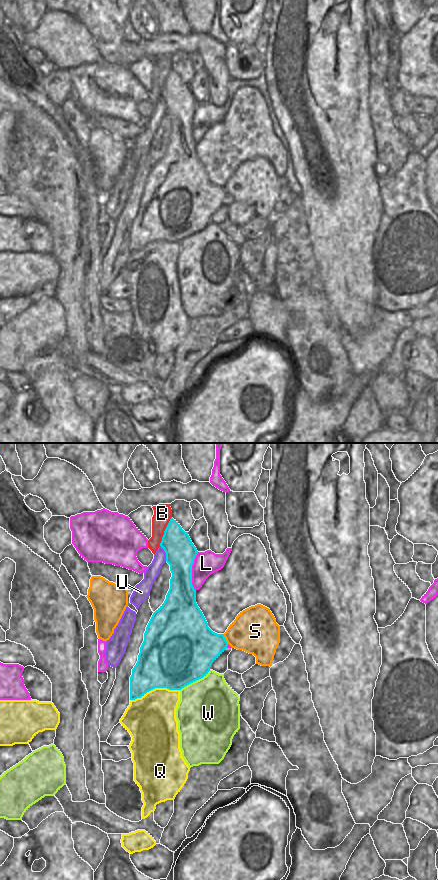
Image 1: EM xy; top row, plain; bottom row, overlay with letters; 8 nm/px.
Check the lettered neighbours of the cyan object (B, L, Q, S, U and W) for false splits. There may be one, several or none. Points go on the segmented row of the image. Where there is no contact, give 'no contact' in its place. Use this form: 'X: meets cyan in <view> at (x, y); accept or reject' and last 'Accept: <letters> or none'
B: meets cyan in xy at (164, 531); reject
L: meets cyan in xy at (191, 571); reject
Q: meets cyan in xy at (154, 688); reject
S: meets cyan in xy at (225, 639); reject
U: meets cyan in xy at (165, 552); reject
W: meets cyan in xy at (195, 680); reject
Accept: none

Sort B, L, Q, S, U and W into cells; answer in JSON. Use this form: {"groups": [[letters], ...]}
{"groups": [["B", "U"], ["L"], ["Q"], ["S"], ["W"]]}

